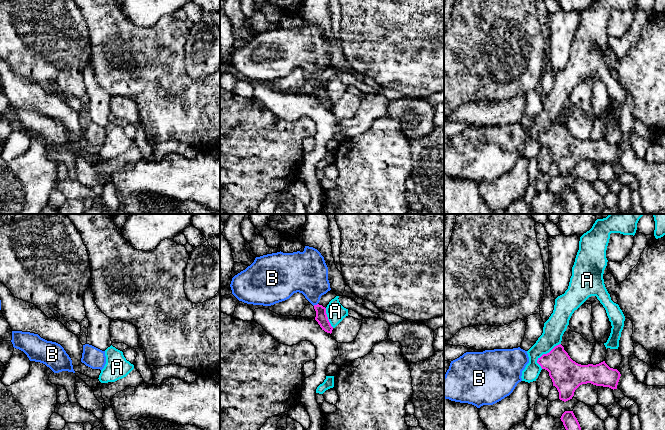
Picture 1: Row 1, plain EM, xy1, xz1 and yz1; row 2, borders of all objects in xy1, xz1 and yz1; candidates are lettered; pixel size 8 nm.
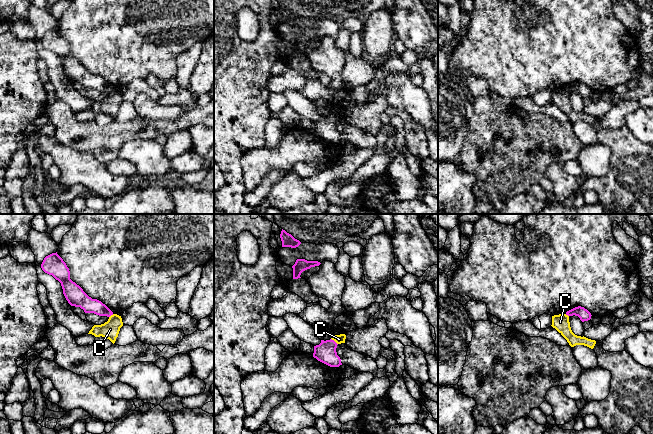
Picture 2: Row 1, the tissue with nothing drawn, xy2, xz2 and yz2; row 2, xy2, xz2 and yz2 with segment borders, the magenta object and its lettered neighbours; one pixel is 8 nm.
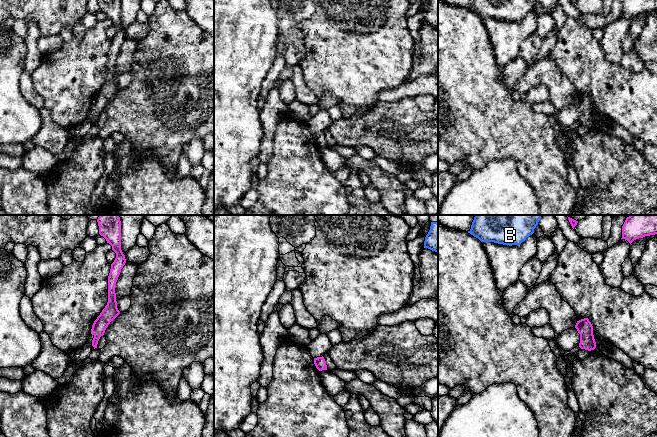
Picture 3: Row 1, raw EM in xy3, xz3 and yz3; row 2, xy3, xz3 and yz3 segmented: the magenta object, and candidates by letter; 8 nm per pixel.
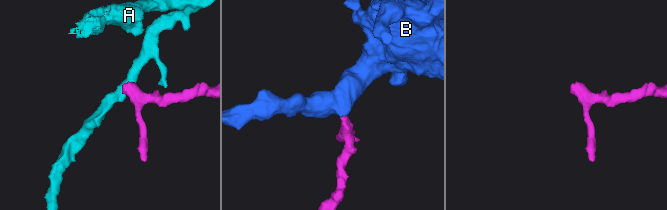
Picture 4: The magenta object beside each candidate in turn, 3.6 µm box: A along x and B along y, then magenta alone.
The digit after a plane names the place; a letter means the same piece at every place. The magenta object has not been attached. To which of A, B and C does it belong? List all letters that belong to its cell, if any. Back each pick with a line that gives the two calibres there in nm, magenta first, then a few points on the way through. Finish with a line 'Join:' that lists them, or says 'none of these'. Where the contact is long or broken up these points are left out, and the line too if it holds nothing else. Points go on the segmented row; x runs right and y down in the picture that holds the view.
B: calibres 100 and 300 nm; way xz1 (321, 317), (321, 311), (315, 305), (313, 283), (308, 275)
Join: B

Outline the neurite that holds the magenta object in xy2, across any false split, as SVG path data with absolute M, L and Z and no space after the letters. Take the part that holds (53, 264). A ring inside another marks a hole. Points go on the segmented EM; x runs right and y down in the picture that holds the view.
M57 252L46 256L41 268L61 283L63 294L71 306L80 307L85 313L107 317L113 315L105 304L89 297L79 285L70 279L69 268Z

